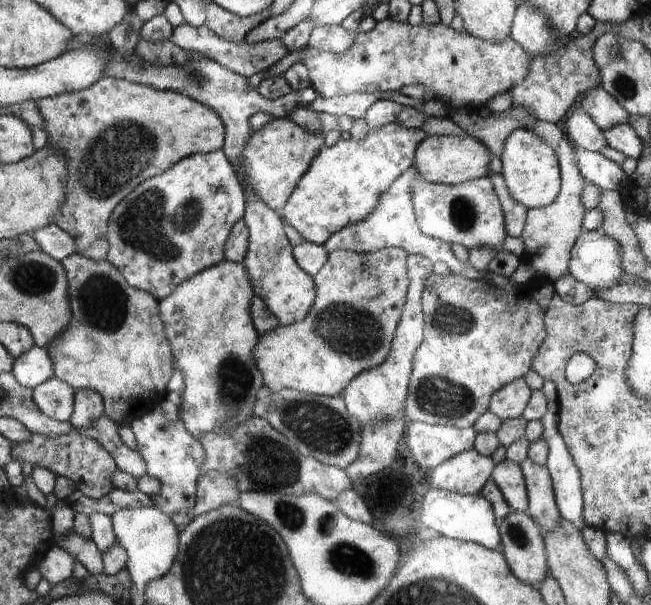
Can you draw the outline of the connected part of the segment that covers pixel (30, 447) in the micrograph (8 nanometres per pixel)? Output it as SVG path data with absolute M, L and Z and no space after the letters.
M32 433L28 442L15 442L13 458L20 462L29 462L33 468L49 468L57 476L71 478L77 488L92 498L104 498L116 489L112 482L112 474L118 469L114 459L94 438L84 434L71 434L64 436L44 436Z

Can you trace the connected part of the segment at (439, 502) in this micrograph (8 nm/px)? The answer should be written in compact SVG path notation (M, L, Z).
M430 488L423 499L421 520L427 533L438 533L460 542L473 542L494 550L500 544L498 528L494 526L494 507L483 494L458 494Z

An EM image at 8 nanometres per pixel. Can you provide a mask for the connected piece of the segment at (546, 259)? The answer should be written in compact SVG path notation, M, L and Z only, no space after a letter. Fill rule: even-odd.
M538 121L532 126L532 130L538 132L549 145L555 148L562 166L563 187L561 194L552 205L535 207L528 212L527 223L521 238L527 247L525 259L532 264L537 274L545 276L554 283L570 273L571 253L575 243L582 236L584 218L587 217L588 208L584 204L584 192L588 183L584 174L581 173L581 168L578 167L575 148L568 136L562 132L561 126Z

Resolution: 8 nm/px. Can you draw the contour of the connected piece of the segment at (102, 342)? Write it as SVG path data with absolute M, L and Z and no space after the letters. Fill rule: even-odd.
M72 254L64 260L64 266L70 278L70 298L74 318L64 334L60 334L52 342L50 354L56 364L56 377L64 379L76 390L96 390L103 397L106 418L118 418L120 422L128 422L128 418L138 419L144 412L144 400L160 405L160 396L166 390L168 380L174 372L174 359L170 352L163 319L158 316L158 300L141 290L132 288L123 274L107 260L96 262L82 256Z

